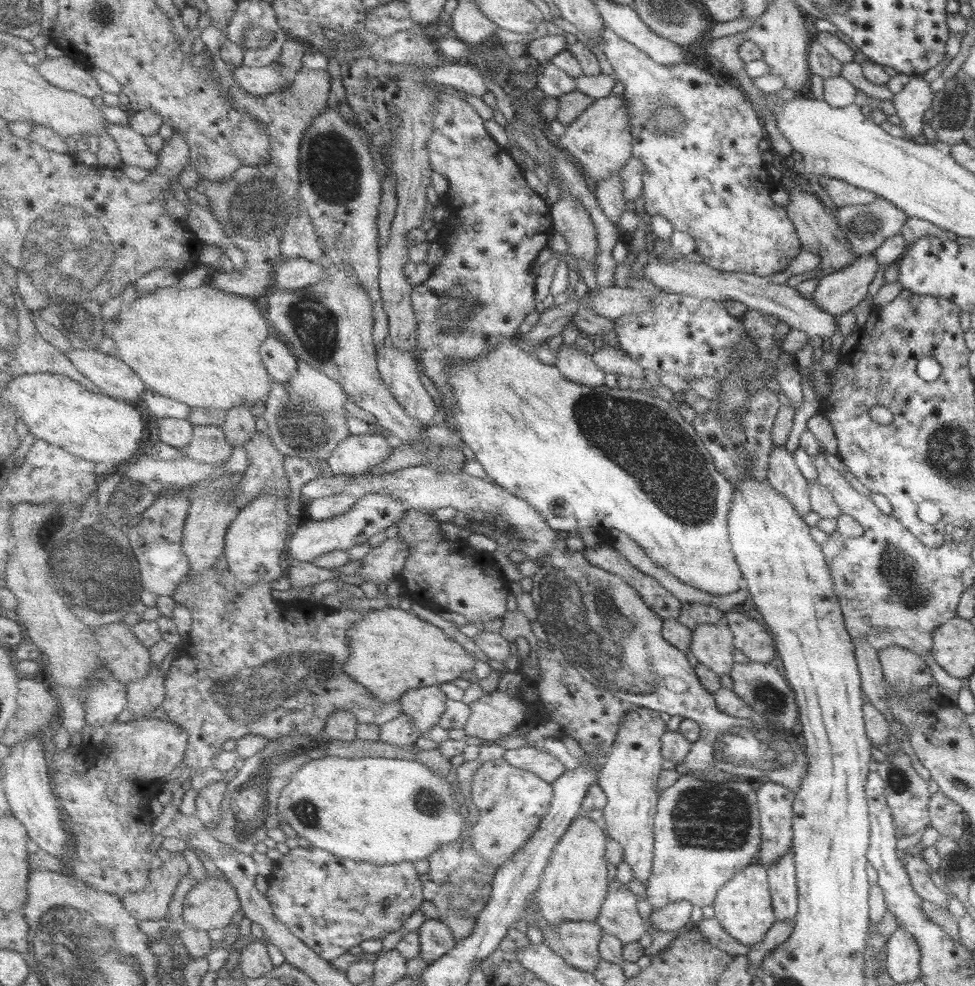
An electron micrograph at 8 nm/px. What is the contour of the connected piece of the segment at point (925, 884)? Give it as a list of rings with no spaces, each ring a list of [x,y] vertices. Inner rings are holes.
[[[919,842],[907,849],[904,856],[904,867],[911,880],[912,888],[923,900],[933,902],[947,909],[949,905],[947,895],[938,889],[932,882],[932,879],[930,879],[929,872],[932,869],[922,857],[922,851],[923,844]]]

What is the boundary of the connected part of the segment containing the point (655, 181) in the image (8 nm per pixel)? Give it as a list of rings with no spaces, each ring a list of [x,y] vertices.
[[[606,27],[602,33],[603,40],[601,50],[608,57],[608,61],[612,64],[613,69],[620,82],[625,85],[626,104],[629,106],[629,113],[632,116],[633,134],[634,134],[634,157],[639,158],[644,163],[643,196],[646,212],[650,215],[661,214],[666,217],[674,226],[675,230],[691,232],[698,239],[697,252],[705,256],[705,263],[719,271],[724,272],[743,272],[755,274],[761,277],[774,275],[782,270],[786,270],[788,264],[802,250],[801,242],[793,222],[788,218],[785,207],[774,203],[771,198],[772,192],[776,190],[770,184],[771,176],[768,172],[764,172],[764,161],[758,150],[758,142],[762,138],[767,138],[764,124],[760,124],[758,114],[754,112],[754,108],[746,102],[746,98],[724,81],[720,76],[709,69],[704,69],[697,63],[682,63],[680,65],[662,65],[648,55],[642,48],[626,41],[614,30]]]

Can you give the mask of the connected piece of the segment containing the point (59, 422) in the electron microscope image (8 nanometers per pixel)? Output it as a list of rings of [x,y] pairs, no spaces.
[[[36,373],[15,378],[5,387],[4,398],[9,407],[12,407],[19,418],[26,422],[29,430],[36,434],[36,438],[48,440],[50,444],[68,448],[79,459],[102,462],[106,465],[117,465],[126,460],[132,460],[142,450],[144,432],[146,432],[146,420],[144,414],[140,418],[140,410],[136,405],[127,404],[121,398],[90,392],[87,386],[63,374]]]

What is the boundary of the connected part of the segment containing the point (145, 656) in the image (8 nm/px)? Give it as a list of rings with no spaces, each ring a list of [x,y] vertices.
[[[124,623],[105,624],[97,627],[96,633],[101,642],[101,657],[114,676],[128,688],[134,681],[148,678],[154,662],[153,653],[132,626]]]

